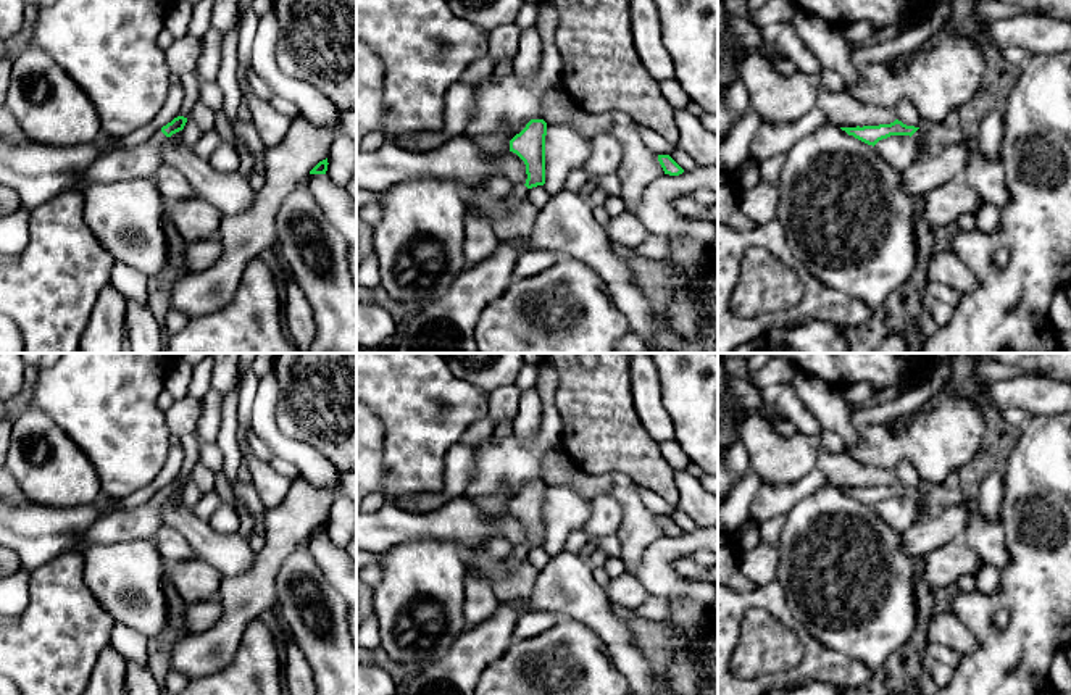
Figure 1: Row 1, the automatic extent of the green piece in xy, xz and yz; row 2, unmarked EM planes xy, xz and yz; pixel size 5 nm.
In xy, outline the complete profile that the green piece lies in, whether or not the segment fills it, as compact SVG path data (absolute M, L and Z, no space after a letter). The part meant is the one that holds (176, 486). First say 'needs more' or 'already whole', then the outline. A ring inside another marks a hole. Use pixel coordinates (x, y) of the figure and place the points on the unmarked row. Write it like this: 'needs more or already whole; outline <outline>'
needs more; outline M177 477L137 508L100 514L74 548L29 572L26 610L16 622L0 626L0 676L13 680L21 695L84 695L102 650L110 645L115 619L84 582L82 551L95 543L155 540L163 526L161 503L182 492L185 484L187 479Z

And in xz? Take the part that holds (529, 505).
needs more; outline M531 481L526 489L510 501L510 513L516 514L526 526L527 540L516 545L506 558L510 564L524 561L527 551L545 545L545 497L547 484Z

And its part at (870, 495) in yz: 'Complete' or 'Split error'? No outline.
Split error

